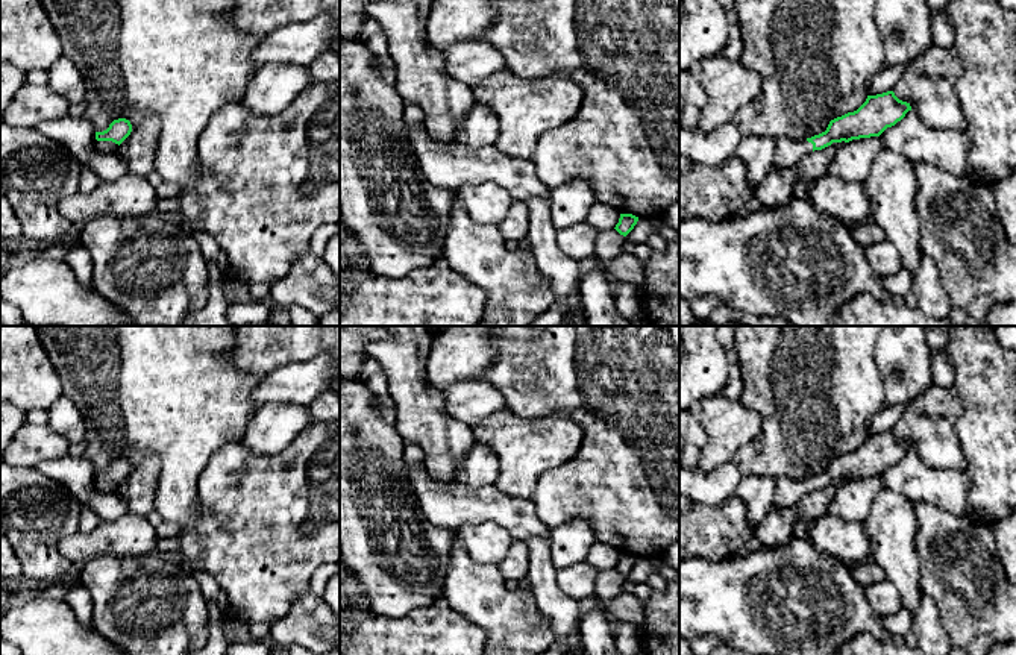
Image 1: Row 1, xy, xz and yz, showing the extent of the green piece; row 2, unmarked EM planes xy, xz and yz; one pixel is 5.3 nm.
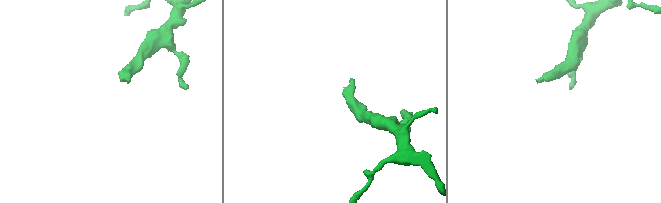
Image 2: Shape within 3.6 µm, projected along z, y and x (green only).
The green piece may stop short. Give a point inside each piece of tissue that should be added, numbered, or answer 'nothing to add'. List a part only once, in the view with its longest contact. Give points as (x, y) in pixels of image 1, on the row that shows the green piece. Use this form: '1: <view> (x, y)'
1: xy (102, 146)

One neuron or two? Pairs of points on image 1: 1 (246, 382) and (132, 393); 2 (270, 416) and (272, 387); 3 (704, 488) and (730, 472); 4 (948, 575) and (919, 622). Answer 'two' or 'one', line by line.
1: one
2: two
3: one
4: two

